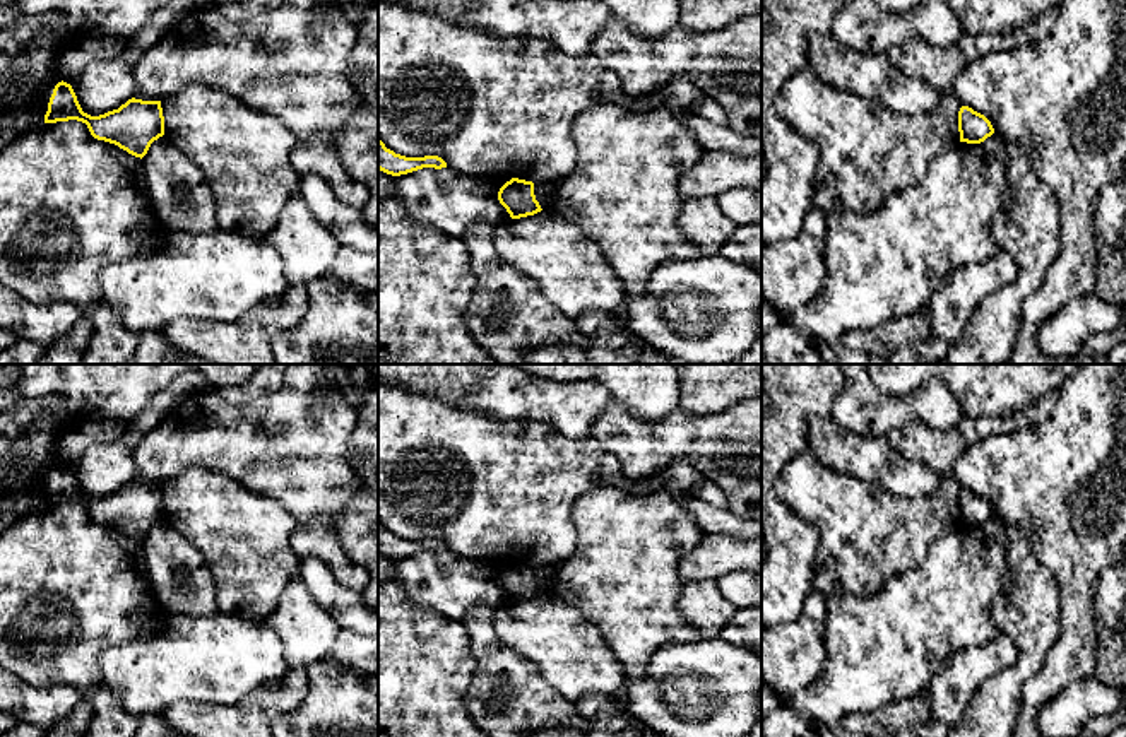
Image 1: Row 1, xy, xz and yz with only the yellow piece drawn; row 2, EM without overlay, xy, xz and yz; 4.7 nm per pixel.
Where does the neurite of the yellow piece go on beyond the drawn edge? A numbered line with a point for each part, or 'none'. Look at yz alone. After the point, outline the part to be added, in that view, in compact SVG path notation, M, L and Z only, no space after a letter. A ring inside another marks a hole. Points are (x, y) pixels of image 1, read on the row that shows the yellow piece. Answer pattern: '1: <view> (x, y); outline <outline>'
none

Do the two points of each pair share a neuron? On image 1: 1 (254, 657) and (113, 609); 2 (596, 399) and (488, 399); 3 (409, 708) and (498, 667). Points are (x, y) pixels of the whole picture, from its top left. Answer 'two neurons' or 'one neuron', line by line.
1: two neurons
2: one neuron
3: two neurons

